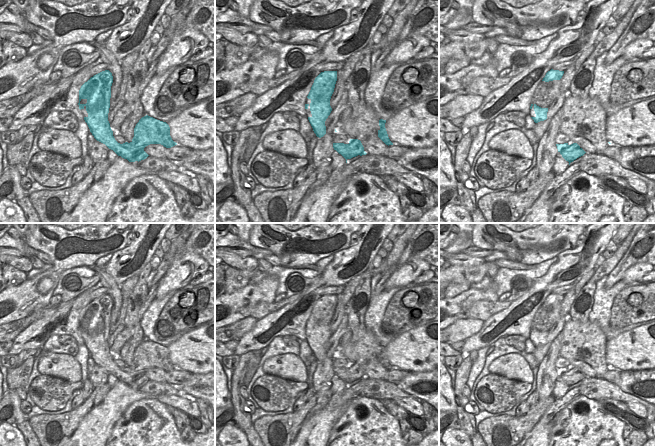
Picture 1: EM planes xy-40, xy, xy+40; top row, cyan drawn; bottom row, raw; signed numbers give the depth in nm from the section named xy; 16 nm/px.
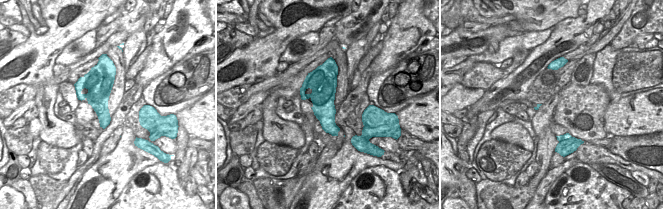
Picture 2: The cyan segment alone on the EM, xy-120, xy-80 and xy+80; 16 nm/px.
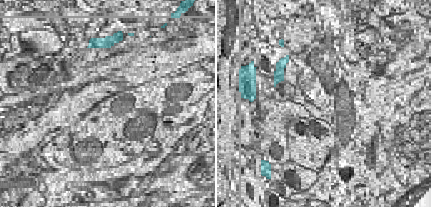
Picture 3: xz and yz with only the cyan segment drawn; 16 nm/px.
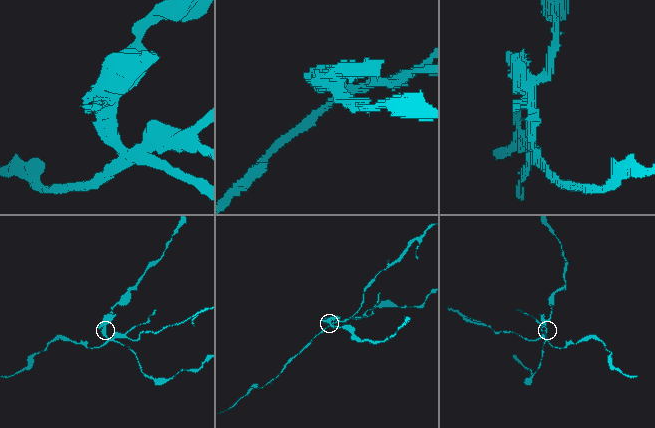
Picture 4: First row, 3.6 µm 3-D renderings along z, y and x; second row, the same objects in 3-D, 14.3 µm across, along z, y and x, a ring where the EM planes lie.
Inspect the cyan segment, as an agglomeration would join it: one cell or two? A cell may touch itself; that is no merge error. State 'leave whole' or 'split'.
split

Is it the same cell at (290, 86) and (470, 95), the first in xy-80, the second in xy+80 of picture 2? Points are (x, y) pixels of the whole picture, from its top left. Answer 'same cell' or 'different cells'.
different cells

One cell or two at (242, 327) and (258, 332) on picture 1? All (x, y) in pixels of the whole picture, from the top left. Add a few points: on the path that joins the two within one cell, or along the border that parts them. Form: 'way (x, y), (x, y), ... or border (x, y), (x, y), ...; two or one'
border (257, 320), (238, 340); two

